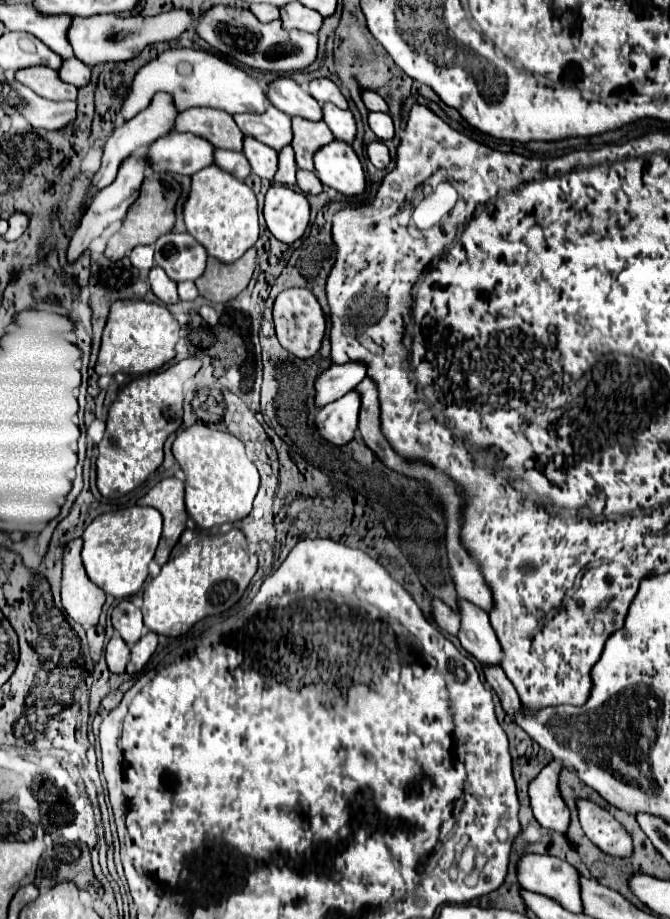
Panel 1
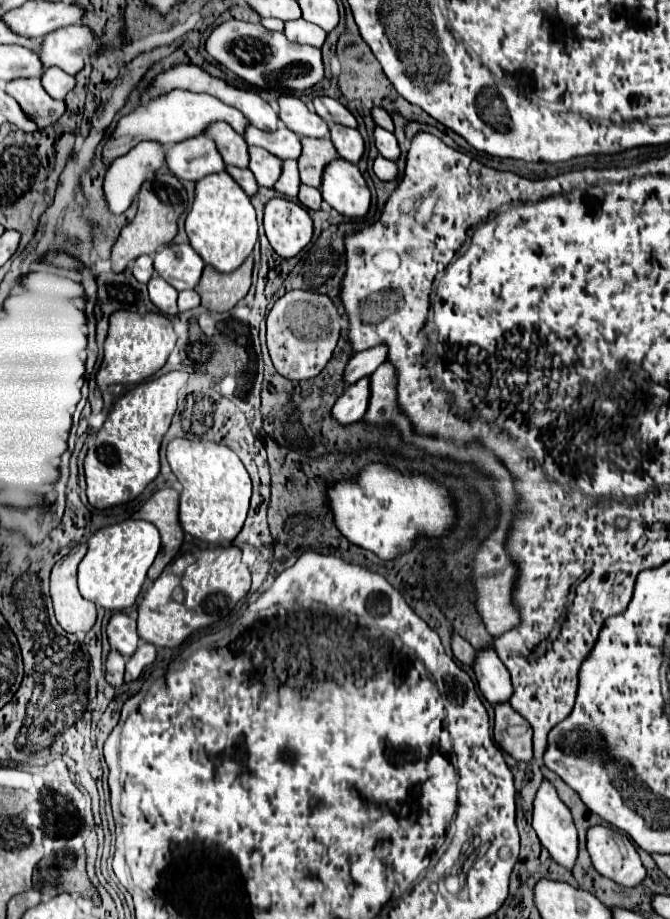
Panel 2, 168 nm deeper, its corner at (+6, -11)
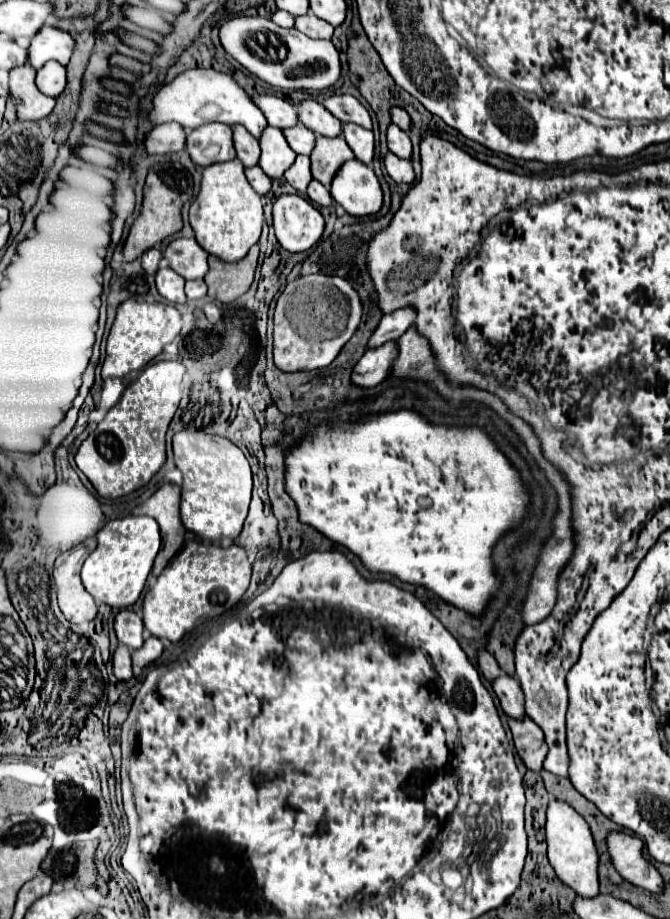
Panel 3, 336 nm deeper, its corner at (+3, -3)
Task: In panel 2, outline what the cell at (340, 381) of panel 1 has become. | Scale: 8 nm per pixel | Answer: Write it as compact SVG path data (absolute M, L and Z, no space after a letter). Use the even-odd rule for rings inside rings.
M379 345L379 347L371 347L371 349L365 349L357 355L353 355L345 367L345 385L351 385L351 383L357 383L359 379L363 379L363 375L371 377L371 373L381 365L385 363L385 357L387 357L387 347Z

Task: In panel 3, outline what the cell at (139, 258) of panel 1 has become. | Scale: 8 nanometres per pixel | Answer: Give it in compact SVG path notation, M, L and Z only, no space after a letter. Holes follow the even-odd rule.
M148 249L144 255L142 255L142 267L146 273L156 273L158 271L158 265L160 265L160 259L162 259L162 253L160 249Z

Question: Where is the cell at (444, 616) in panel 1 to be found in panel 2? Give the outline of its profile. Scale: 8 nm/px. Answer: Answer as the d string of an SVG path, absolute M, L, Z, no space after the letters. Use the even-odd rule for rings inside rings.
M451 633L451 651L465 665L471 665L475 659L475 649L471 647L471 643L467 643L461 635L455 633Z

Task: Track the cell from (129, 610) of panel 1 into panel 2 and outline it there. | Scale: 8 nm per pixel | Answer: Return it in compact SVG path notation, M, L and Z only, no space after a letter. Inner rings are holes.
M115 613L107 625L107 637L113 649L117 649L123 657L131 657L139 645L135 619L125 613Z

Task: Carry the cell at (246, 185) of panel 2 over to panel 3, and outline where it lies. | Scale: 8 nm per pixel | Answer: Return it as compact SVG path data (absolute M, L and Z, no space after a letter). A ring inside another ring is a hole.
M258 165L256 167L248 167L246 169L246 177L248 177L250 185L254 187L254 191L258 195L266 195L270 191L270 187L272 187L272 179Z

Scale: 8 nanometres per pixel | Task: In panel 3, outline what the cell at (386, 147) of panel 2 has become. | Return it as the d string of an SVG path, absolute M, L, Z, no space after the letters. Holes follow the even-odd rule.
M392 123L392 125L388 127L386 137L388 137L388 149L390 149L394 155L398 155L398 157L402 157L402 159L410 159L410 155L412 155L412 143L410 143L408 133L404 133L398 125Z

